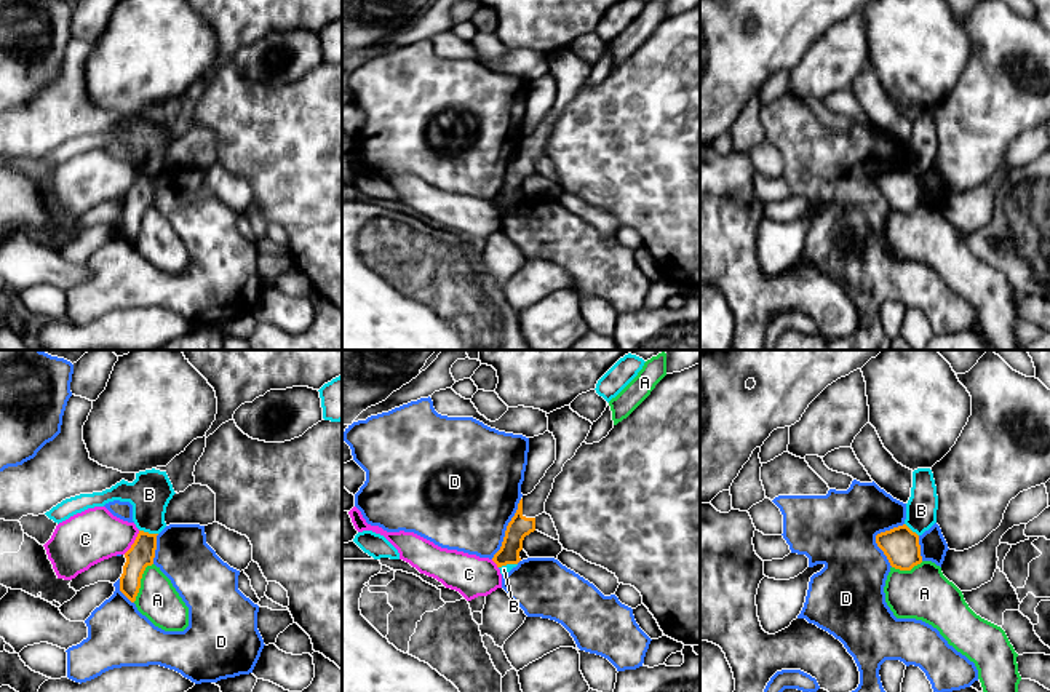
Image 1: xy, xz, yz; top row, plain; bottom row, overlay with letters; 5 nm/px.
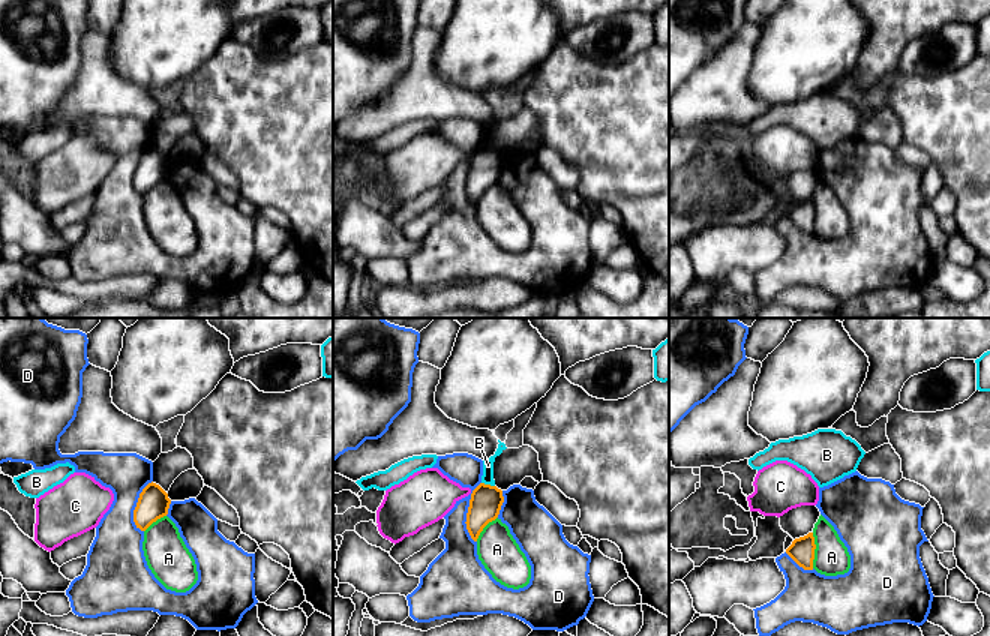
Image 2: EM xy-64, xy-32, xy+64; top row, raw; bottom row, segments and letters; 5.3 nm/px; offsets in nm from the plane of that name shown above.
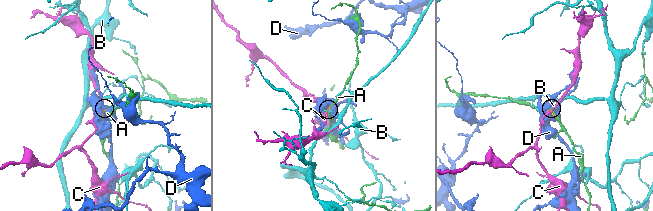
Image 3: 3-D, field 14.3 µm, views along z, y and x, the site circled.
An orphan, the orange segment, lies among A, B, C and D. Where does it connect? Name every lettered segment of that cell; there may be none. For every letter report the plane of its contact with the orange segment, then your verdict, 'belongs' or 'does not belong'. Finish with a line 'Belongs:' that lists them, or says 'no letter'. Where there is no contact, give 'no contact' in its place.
A: contact in xy; does not belong
B: contact in xy; does not belong
C: contact in xy; does not belong
D: contact in xz; does not belong
Belongs: no letter

